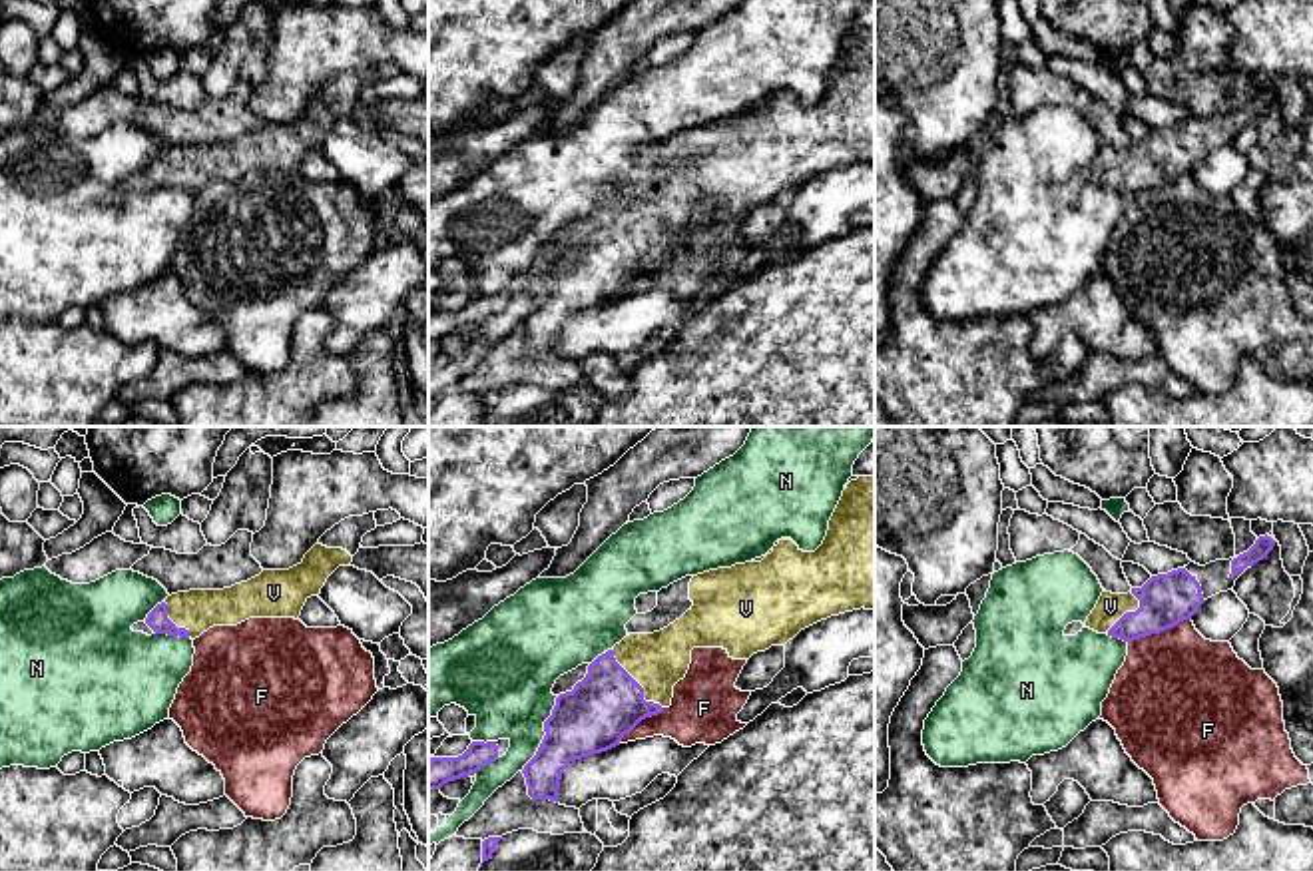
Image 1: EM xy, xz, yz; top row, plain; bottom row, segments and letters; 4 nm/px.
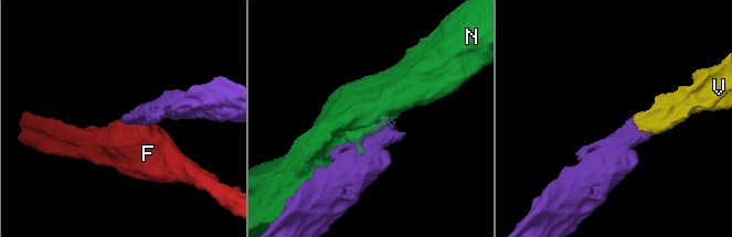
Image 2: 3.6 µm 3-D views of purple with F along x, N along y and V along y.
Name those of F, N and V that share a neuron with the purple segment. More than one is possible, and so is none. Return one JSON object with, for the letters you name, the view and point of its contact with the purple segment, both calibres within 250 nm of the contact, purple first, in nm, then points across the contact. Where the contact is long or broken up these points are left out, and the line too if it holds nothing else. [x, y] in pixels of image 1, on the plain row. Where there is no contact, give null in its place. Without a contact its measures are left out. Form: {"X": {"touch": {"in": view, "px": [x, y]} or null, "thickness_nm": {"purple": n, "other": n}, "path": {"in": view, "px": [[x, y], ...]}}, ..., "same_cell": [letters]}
{"V": {"touch": {"in": "xz", "px": [638, 238]}, "thickness_nm": {"purple": 280, "other": 220}}, "same_cell": ["V"]}

